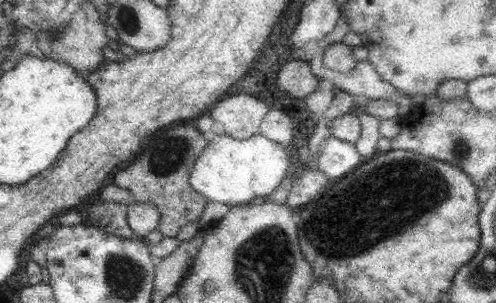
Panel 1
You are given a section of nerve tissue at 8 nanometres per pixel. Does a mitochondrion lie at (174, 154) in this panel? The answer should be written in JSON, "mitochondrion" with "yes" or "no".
{"mitochondrion":"yes"}

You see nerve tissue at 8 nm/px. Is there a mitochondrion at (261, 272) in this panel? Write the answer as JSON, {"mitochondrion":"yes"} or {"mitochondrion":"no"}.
{"mitochondrion":"yes"}

